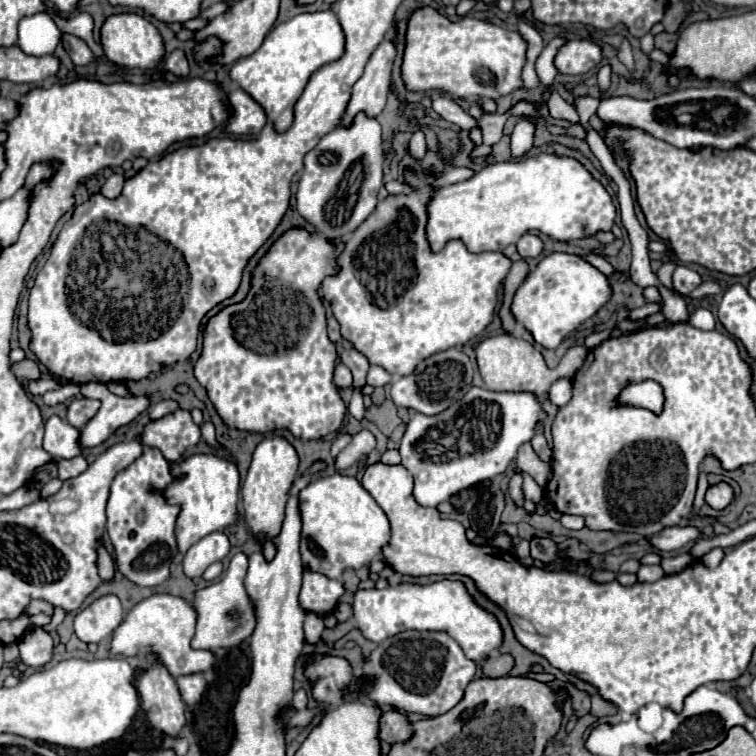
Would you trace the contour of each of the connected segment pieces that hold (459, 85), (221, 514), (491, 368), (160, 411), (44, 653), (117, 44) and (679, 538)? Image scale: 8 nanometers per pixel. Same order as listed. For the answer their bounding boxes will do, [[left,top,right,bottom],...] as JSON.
[[401,7,525,99],[161,455,239,555],[477,333,587,399],[149,399,179,419],[17,625,53,667],[99,13,165,69],[649,527,701,553]]

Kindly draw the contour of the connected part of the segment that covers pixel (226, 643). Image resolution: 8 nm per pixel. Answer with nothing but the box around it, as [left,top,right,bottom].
[191,553,255,651]

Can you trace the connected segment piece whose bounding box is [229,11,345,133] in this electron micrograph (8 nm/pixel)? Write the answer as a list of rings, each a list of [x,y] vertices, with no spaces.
[[[333,11],[301,13],[281,25],[275,25],[263,45],[249,57],[239,59],[229,77],[243,87],[265,111],[267,121],[273,123],[277,133],[285,133],[293,123],[293,105],[303,93],[309,77],[321,65],[327,65],[343,55],[345,37]]]

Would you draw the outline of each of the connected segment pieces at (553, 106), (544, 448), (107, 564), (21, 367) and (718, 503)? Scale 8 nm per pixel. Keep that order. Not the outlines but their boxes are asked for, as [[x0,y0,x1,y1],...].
[[547,87,579,123],[531,423,551,463],[97,541,115,581],[11,359,41,379],[705,481,735,511]]

